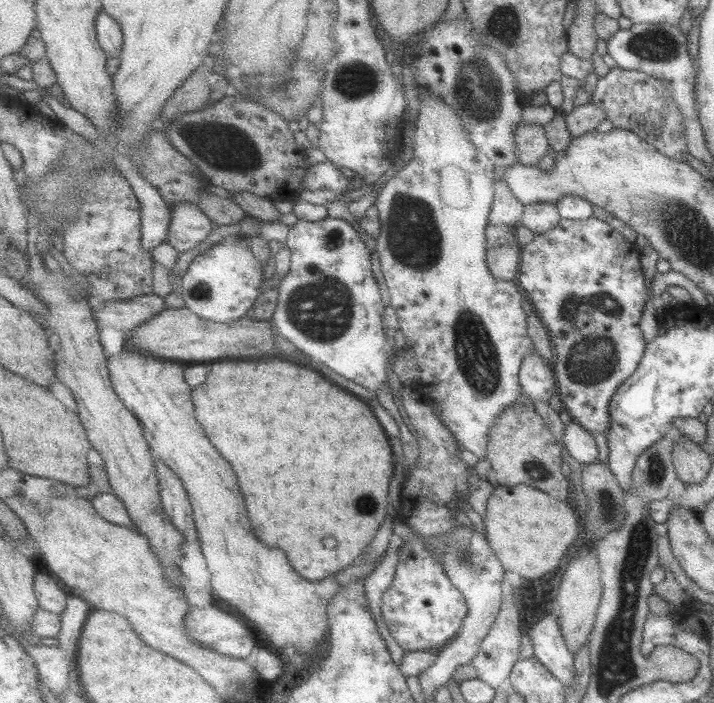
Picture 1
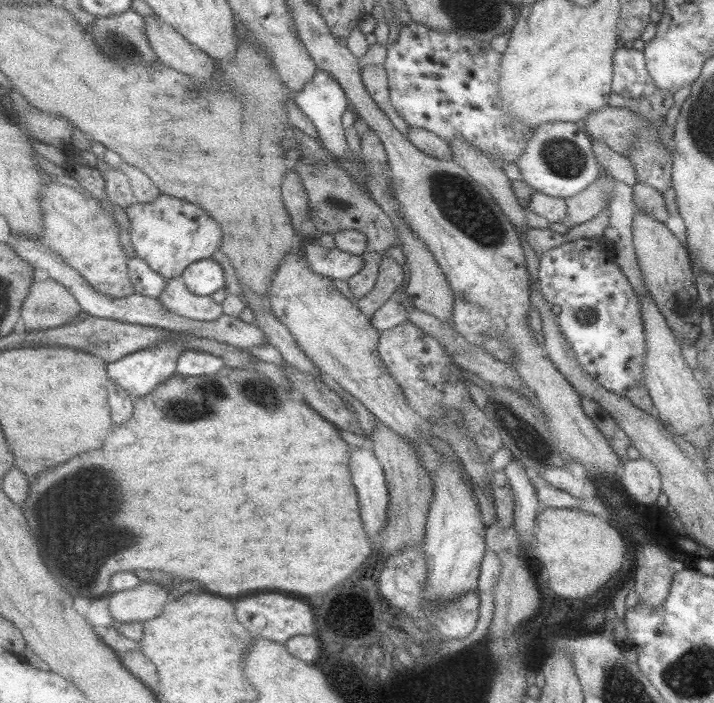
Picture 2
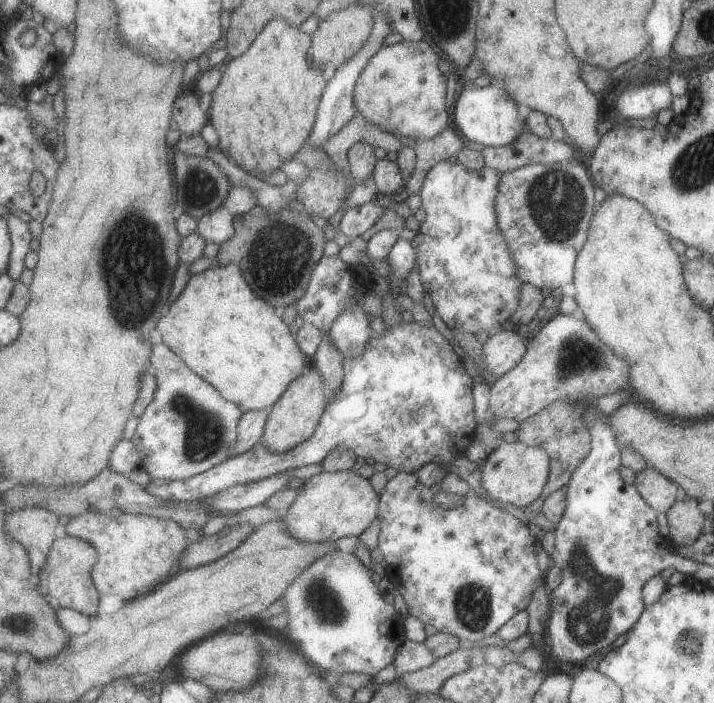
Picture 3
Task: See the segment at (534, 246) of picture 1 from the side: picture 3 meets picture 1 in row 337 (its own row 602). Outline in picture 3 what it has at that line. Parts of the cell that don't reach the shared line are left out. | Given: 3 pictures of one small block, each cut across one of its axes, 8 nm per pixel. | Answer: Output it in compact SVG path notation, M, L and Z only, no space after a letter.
M595 408L579 410L590 436L589 454L575 468L565 490L565 512L557 522L550 564L561 570L562 582L550 592L549 618L545 624L544 645L563 667L578 665L591 654L605 650L619 634L627 632L635 622L644 604L641 588L665 568L675 568L687 578L697 572L697 562L680 556L672 543L658 531L656 510L641 498L635 485L625 484L619 476L620 452L607 415Z

